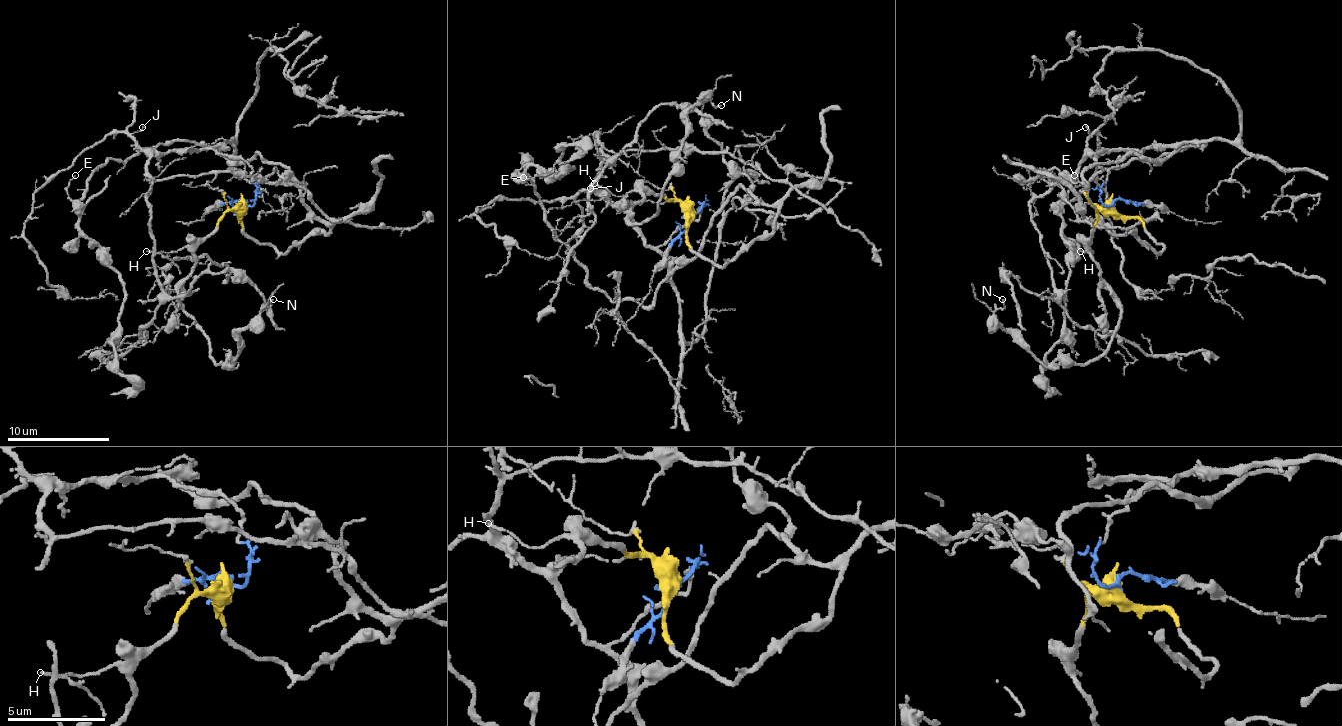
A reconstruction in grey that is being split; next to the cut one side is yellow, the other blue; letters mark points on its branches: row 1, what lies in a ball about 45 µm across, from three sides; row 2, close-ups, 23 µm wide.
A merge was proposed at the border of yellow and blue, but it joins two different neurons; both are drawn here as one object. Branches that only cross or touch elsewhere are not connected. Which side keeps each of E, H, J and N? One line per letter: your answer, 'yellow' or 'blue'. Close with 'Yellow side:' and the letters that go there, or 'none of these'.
E: yellow
H: yellow
J: blue
N: yellow
Yellow side: E, H, N

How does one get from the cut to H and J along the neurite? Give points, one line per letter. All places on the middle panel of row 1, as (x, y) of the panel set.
H: (690, 216), (677, 201), (667, 201), (649, 190), (613, 195), (595, 183)
J: (690, 216), (705, 203), (700, 216), (656, 247), (646, 241), (623, 211), (582, 190), (590, 188)

